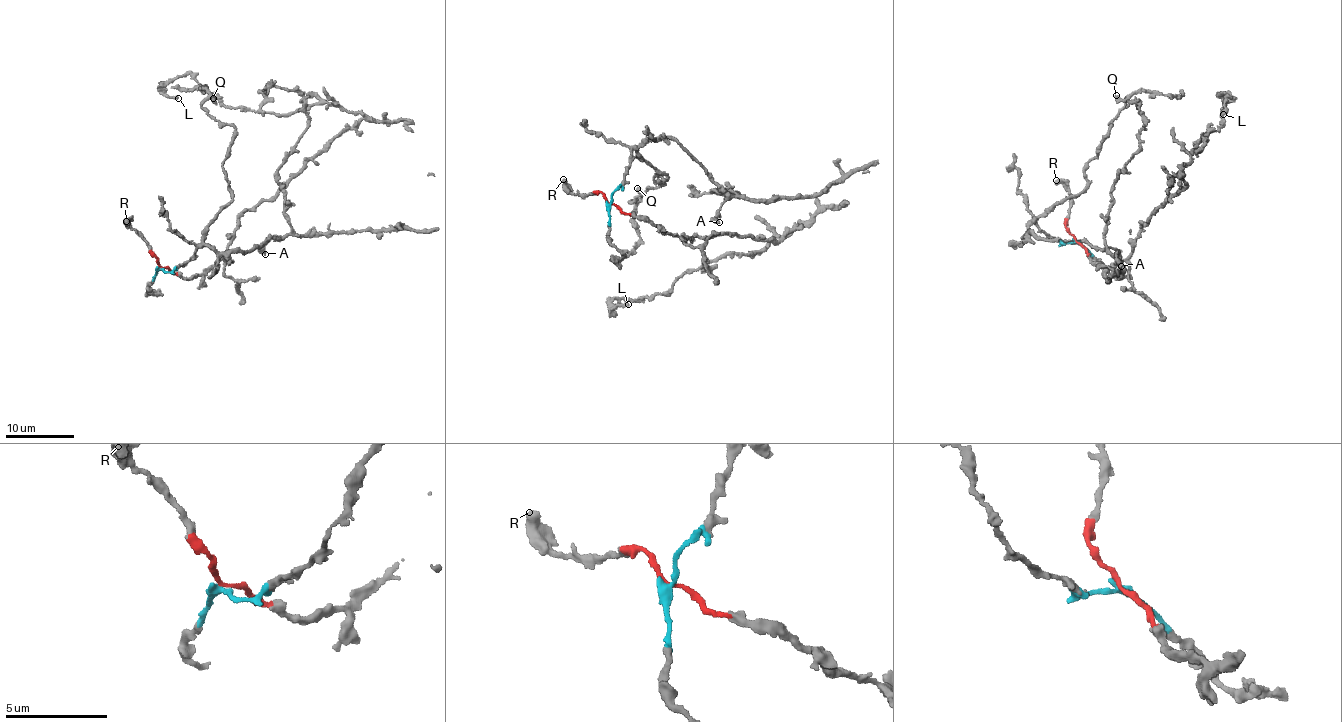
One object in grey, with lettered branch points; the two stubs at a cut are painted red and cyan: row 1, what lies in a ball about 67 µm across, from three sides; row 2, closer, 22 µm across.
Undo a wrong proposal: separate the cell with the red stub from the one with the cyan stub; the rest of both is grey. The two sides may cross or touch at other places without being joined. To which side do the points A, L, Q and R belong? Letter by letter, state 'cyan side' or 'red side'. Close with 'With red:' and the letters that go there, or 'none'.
A: cyan side
L: red side
Q: cyan side
R: red side
With red: L, R

